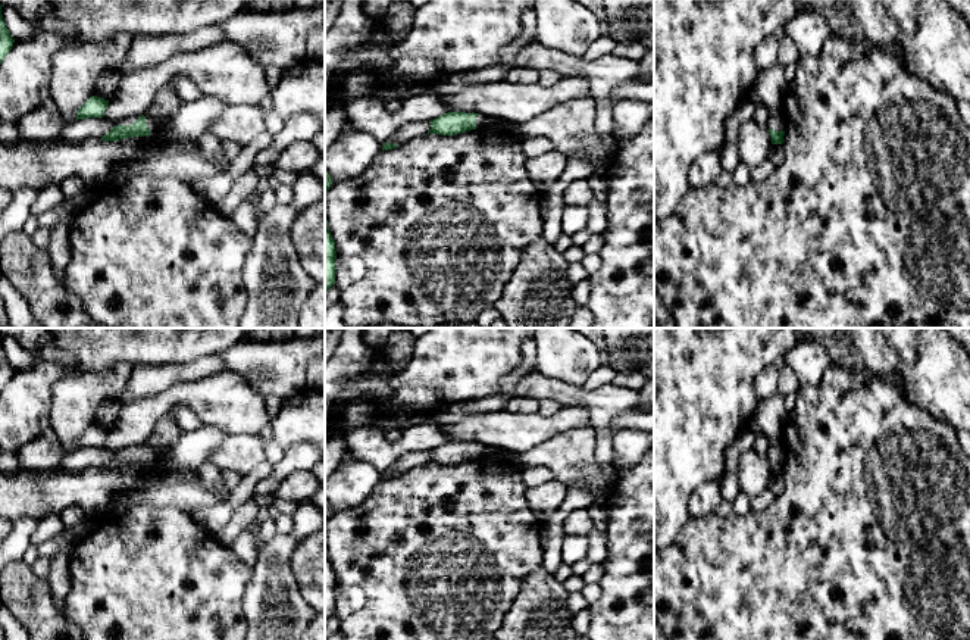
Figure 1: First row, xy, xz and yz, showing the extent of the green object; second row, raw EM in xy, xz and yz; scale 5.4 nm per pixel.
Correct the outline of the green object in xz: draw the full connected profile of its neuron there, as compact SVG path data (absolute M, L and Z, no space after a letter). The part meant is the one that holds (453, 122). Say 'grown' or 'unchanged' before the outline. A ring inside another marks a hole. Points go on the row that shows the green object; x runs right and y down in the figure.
unchanged; M448 112L435 119L431 119L428 134L456 135L464 131L476 129L476 116L479 113Z

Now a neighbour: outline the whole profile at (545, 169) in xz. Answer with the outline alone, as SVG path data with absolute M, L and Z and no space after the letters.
M556 150L526 160L526 171L536 187L545 193L566 169L567 157Z

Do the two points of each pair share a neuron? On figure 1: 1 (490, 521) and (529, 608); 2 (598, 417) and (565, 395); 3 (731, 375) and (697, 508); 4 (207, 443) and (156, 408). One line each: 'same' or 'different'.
1: different
2: same
3: different
4: different

